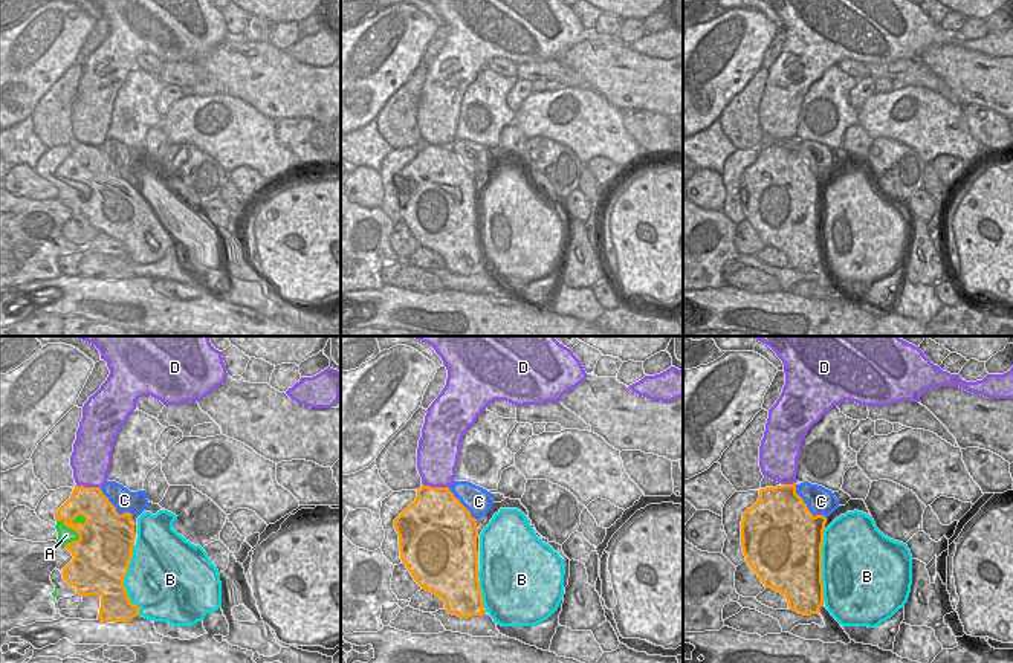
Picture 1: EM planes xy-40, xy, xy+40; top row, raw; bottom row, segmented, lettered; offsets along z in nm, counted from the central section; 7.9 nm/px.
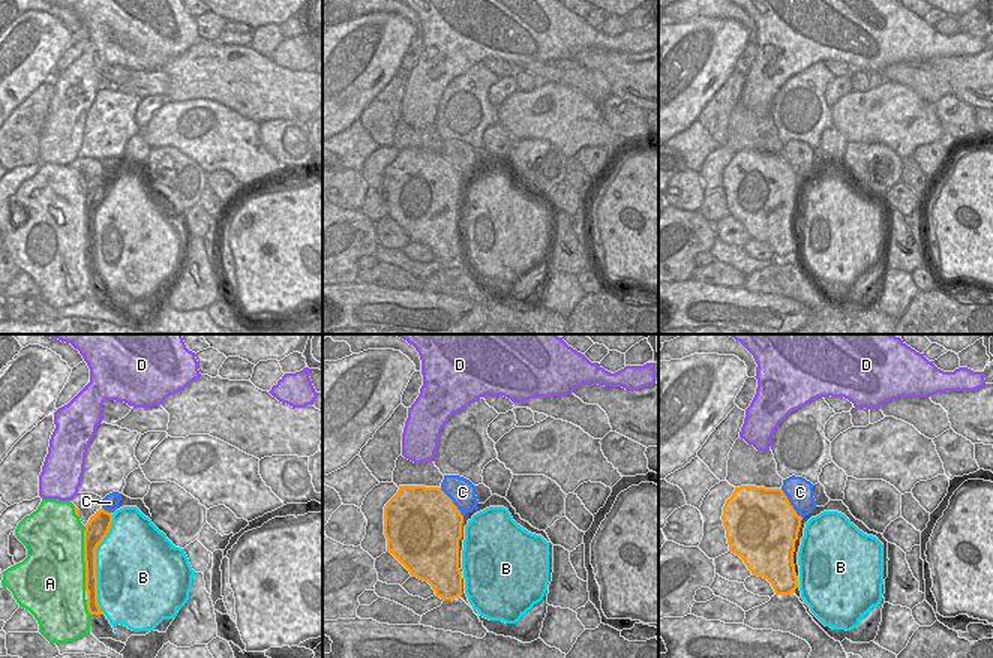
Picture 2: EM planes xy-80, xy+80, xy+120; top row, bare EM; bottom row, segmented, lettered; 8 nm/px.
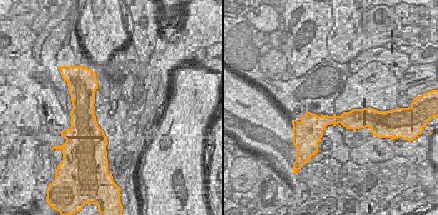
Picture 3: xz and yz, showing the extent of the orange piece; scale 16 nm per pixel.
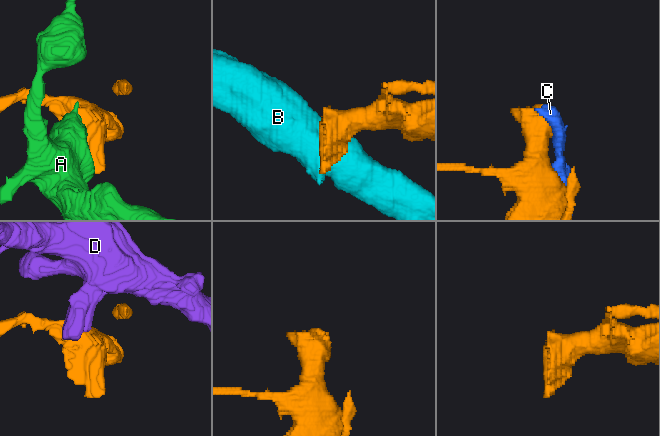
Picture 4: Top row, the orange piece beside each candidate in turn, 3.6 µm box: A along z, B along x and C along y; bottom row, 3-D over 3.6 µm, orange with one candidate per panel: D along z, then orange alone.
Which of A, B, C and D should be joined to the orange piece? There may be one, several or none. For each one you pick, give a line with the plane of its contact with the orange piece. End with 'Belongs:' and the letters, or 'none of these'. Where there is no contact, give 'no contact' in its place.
A: xy-40
Belongs: A

